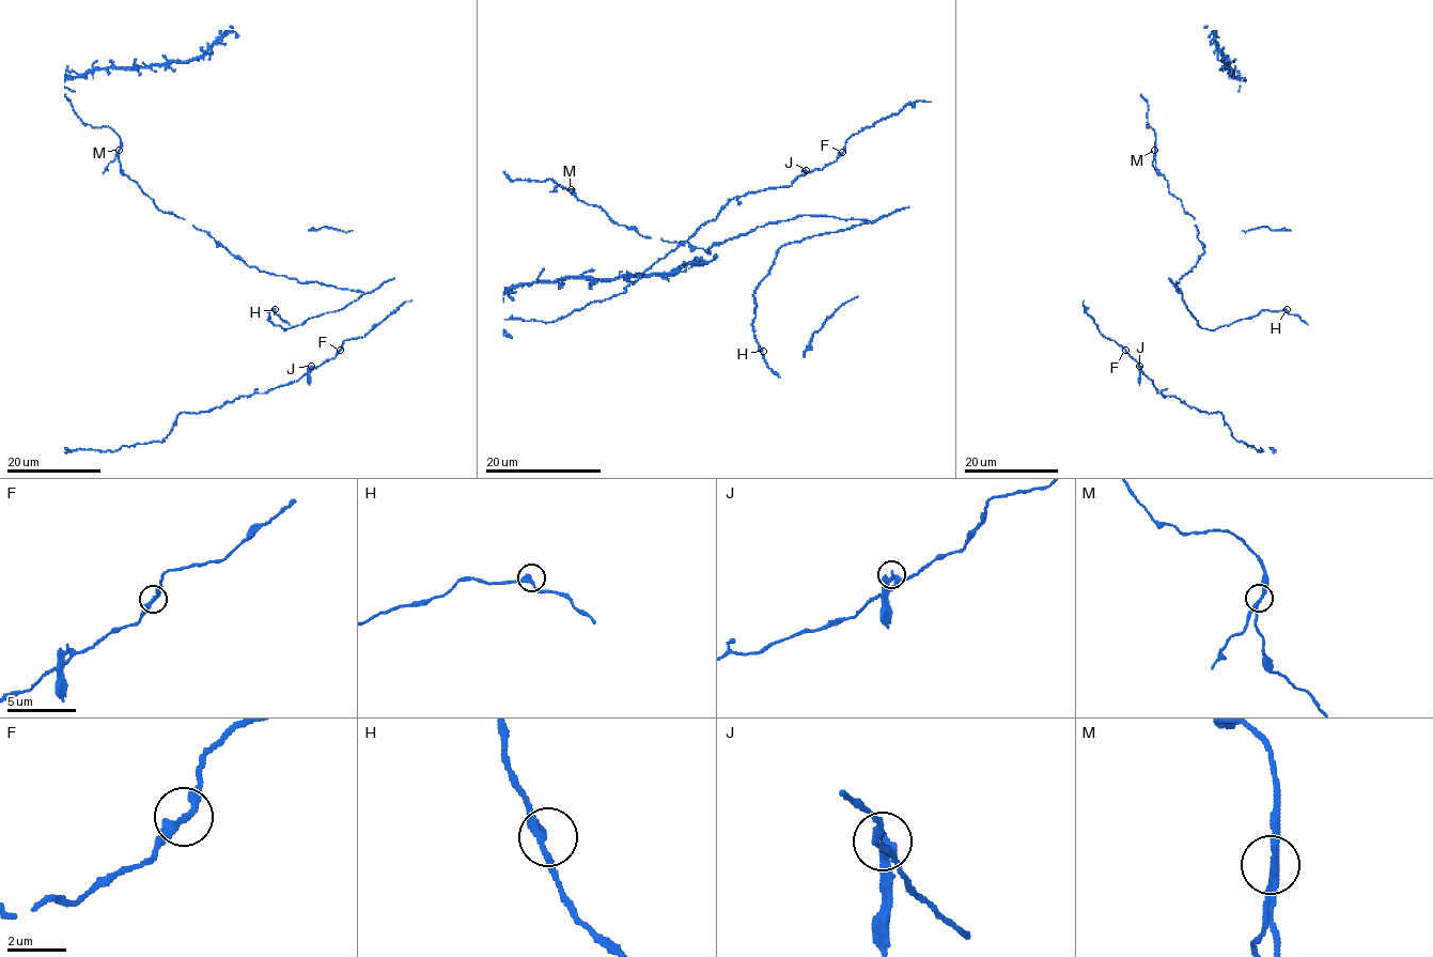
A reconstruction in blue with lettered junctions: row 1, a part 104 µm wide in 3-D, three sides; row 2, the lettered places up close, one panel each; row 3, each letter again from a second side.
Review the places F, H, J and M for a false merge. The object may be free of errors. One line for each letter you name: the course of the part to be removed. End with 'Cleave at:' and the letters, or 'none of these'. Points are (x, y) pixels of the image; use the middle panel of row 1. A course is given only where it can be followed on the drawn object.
M: (570, 188), (558, 186), (551, 191)
Cleave at: M

